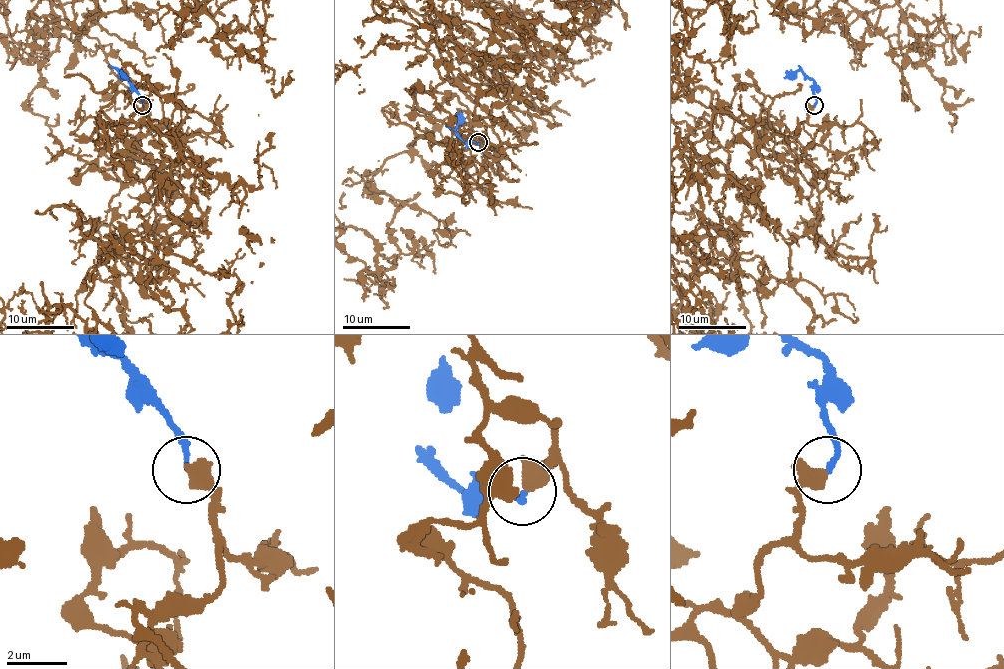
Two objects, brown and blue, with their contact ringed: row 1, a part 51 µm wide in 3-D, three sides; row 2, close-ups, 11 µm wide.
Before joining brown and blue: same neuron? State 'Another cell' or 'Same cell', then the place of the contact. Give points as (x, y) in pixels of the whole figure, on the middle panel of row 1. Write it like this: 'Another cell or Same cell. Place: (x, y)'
Same cell. Place: (478, 142)

